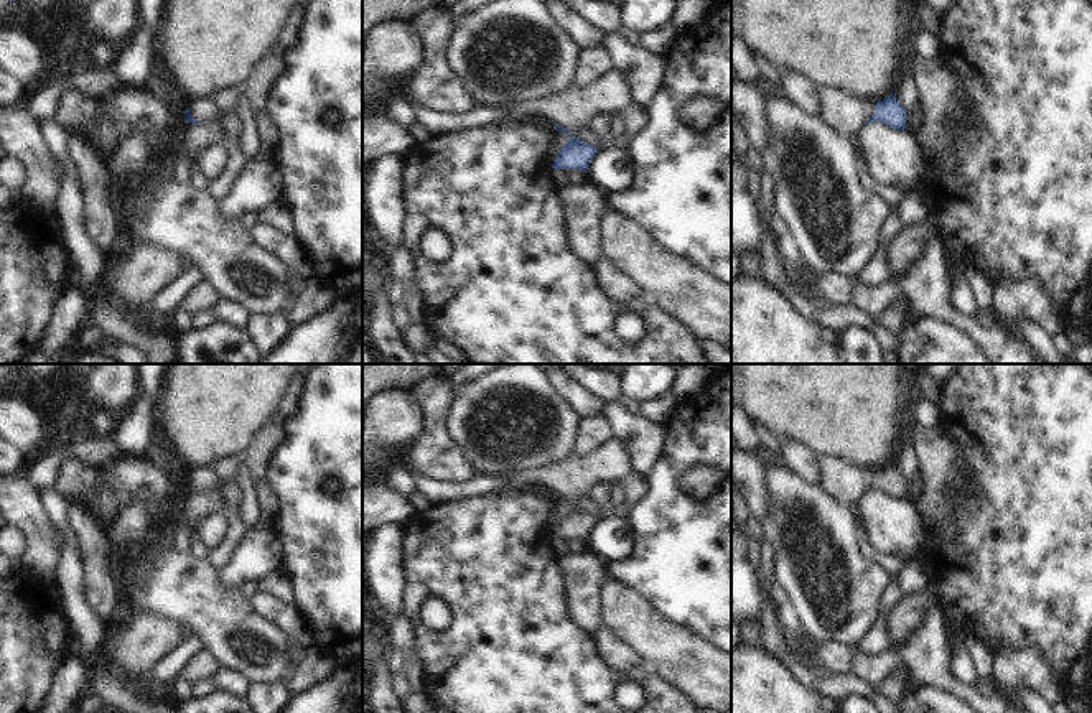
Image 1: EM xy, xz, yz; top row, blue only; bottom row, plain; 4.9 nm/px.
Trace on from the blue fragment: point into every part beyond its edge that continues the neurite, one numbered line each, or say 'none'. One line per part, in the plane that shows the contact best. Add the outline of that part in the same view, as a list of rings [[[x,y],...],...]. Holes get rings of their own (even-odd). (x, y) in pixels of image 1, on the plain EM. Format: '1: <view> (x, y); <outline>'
1: xz (574, 478); [[[611,440],[591,453],[573,453],[552,466],[522,473],[529,489],[539,489],[548,496],[568,497],[580,507],[590,501],[590,491],[598,482],[621,482],[634,473],[632,454],[621,440]]]

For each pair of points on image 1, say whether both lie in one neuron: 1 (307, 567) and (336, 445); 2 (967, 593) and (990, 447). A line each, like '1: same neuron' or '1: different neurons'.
1: same neuron
2: same neuron

